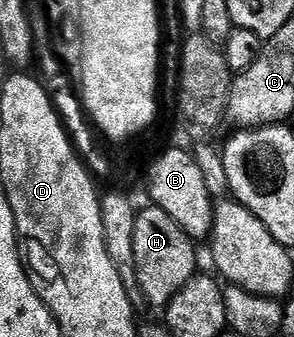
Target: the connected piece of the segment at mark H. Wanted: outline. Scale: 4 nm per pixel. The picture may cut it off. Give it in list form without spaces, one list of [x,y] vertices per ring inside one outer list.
[[[155,207],[140,209],[135,214],[133,231],[133,265],[137,271],[137,285],[140,297],[152,305],[166,307],[186,287],[191,277],[197,276],[196,249],[194,241],[184,233],[164,210]]]

